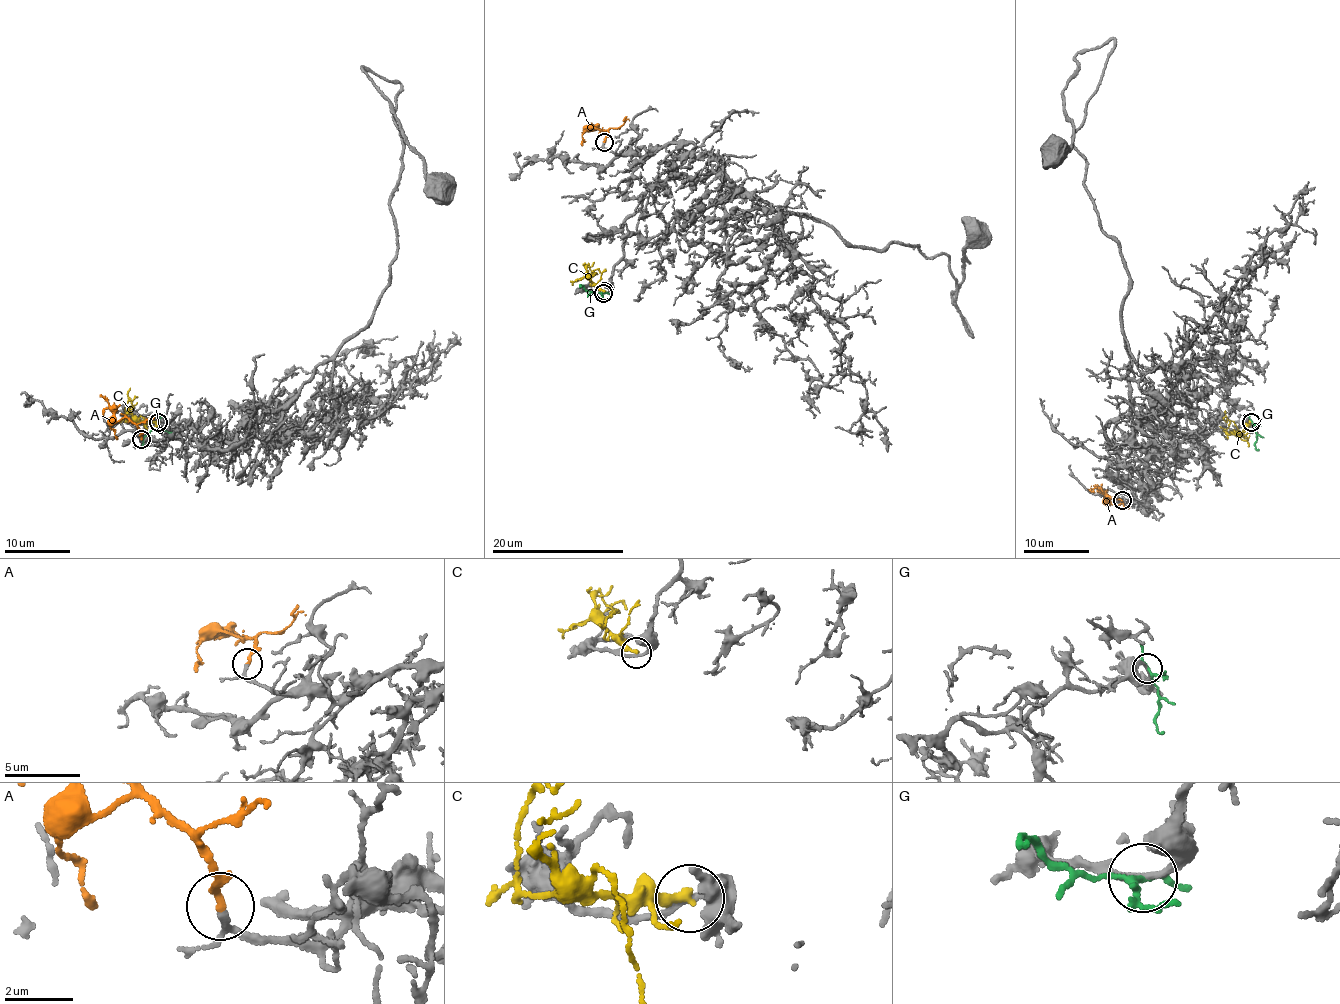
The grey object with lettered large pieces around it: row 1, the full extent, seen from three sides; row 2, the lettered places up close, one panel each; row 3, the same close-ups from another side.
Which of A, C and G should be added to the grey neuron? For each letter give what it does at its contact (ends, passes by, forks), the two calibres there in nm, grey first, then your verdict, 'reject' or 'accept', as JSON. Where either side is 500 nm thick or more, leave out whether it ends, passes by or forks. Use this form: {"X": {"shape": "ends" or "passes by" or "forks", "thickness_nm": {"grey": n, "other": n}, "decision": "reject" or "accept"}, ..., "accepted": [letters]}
{"A": {"shape": "ends", "thickness_nm": {"grey": 130, "other": 190}, "decision": "accept"}, "C": {"shape": "ends", "thickness_nm": {"grey": 200, "other": 300}, "decision": "reject"}, "G": {"shape": "forks", "thickness_nm": {"grey": 190, "other": 130}, "decision": "reject"}, "accepted": ["A"]}

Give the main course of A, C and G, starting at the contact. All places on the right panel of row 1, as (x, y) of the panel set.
A: (1121, 500), (1104, 493), (1108, 502), (1122, 503), (1129, 509)
C: (1249, 421), (1242, 435), (1233, 422), (1226, 422), (1225, 415)
G: (1251, 421), (1257, 436), (1255, 448), (1259, 449)

